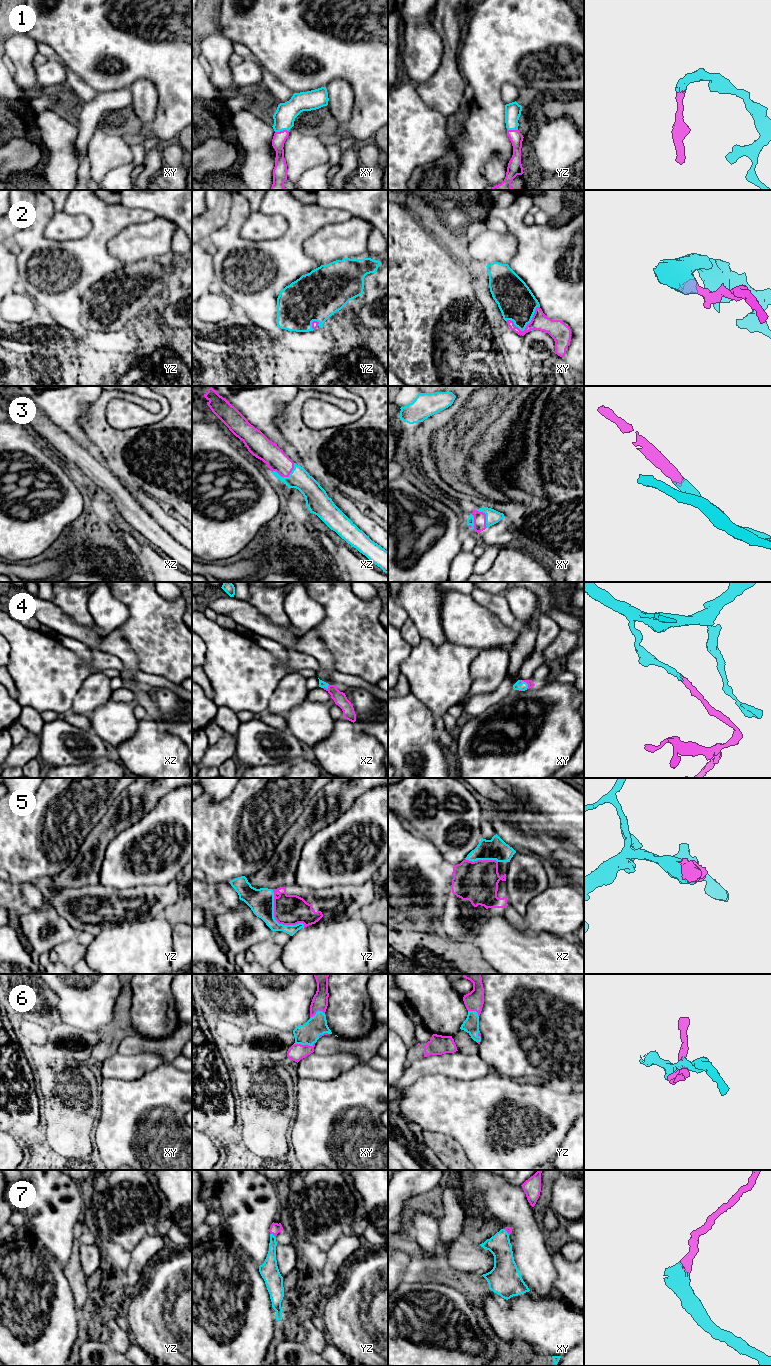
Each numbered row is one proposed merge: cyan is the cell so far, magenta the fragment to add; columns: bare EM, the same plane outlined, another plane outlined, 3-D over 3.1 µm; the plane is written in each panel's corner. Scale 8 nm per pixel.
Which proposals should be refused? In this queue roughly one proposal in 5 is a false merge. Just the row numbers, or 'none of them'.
none of them

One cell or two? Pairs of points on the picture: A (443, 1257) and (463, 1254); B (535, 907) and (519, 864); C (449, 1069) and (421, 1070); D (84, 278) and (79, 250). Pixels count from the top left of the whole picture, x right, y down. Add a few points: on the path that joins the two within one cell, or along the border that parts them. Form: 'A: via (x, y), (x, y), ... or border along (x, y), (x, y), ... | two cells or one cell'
A: via (448, 1257), (458, 1256) | one cell
B: border along (548, 886), (530, 900), (523, 915) | two cells
C: via (442, 1067), (428, 1067) | one cell
D: via (83, 271), (79, 257) | one cell

